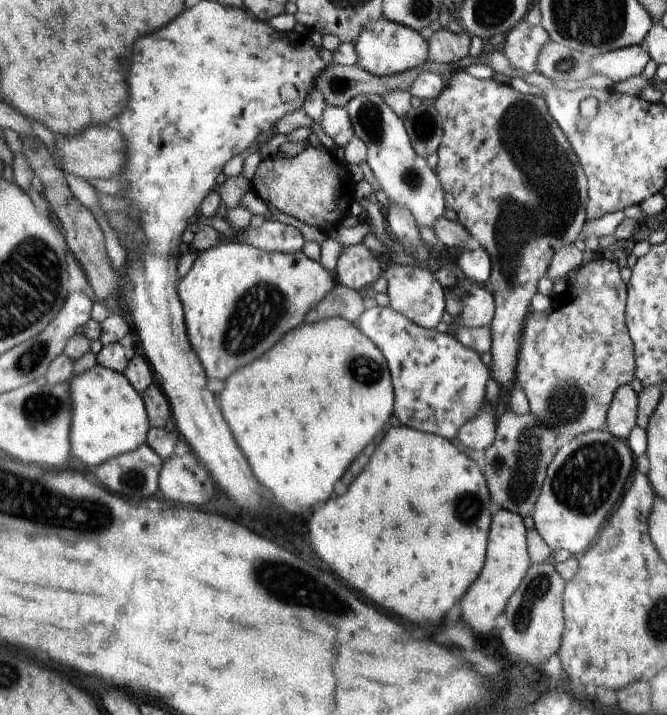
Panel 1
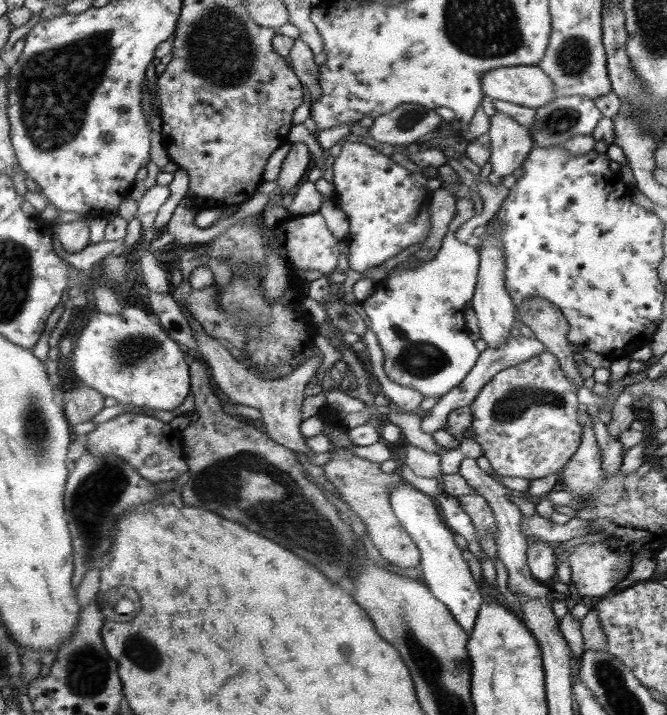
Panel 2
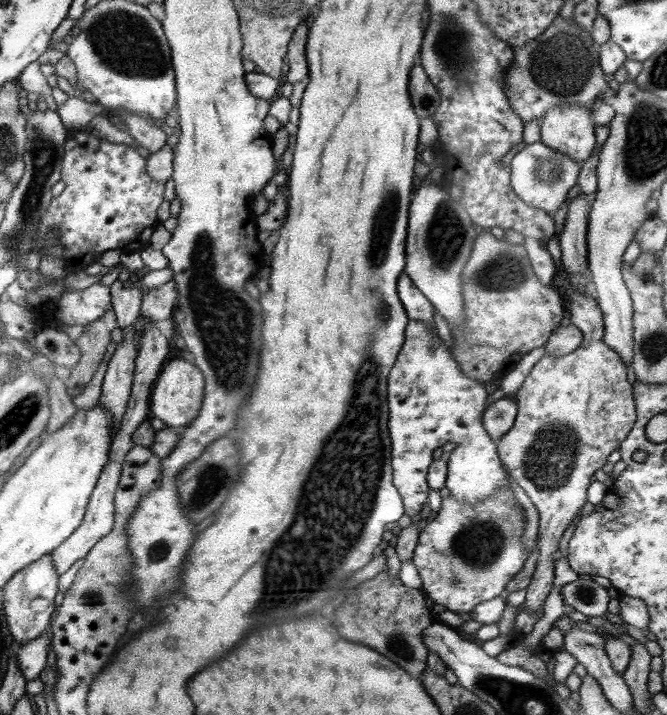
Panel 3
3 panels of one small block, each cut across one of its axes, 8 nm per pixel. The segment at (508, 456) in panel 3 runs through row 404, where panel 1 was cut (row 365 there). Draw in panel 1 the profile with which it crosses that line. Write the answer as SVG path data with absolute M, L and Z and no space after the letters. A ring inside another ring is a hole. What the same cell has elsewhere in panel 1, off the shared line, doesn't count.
M588 259L580 269L571 276L573 286L567 288L562 294L551 298L552 306L544 312L531 311L526 318L522 328L520 340L520 350L518 350L518 359L516 362L515 381L520 384L524 396L528 398L530 403L530 412L539 422L550 424L550 428L554 428L558 432L558 436L566 434L566 436L578 437L591 431L603 431L606 429L606 416L608 408L610 408L618 386L622 384L631 384L635 377L635 356L632 340L630 339L628 328L625 322L625 312L627 308L627 283L621 278L621 268L617 262L606 260Z

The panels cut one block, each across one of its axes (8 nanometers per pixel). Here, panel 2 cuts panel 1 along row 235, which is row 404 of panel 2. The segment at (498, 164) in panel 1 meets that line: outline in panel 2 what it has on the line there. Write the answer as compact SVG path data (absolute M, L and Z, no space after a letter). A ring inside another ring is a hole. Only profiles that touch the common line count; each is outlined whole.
M540 352L535 358L530 358L527 362L522 362L511 368L500 370L490 382L488 382L478 393L478 396L469 405L472 409L472 432L474 432L474 440L476 444L480 444L482 448L482 456L488 458L490 464L496 473L502 477L516 477L524 478L526 480L533 480L534 478L544 478L550 474L560 472L564 467L566 461L570 459L570 456L574 455L574 451L578 449L582 442L582 425L578 423L578 406L579 401L577 397L577 385L574 380L566 377L566 374L561 370L561 366L554 357L554 354L550 352Z

